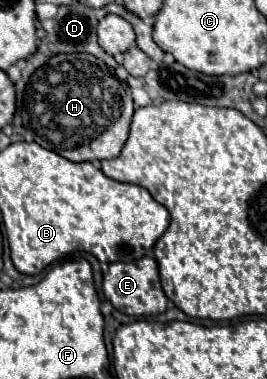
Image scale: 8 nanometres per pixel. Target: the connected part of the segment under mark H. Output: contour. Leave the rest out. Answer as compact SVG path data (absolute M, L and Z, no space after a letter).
M72 53L72 55L54 55L48 63L36 69L26 85L22 99L22 121L28 131L32 131L34 141L68 161L104 161L120 155L132 121L132 97L124 81L114 77L114 73L90 53Z

